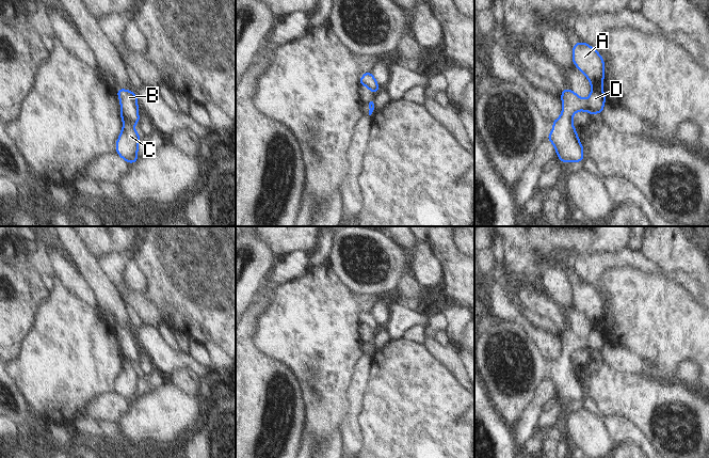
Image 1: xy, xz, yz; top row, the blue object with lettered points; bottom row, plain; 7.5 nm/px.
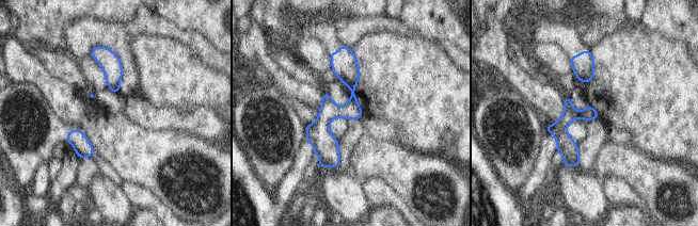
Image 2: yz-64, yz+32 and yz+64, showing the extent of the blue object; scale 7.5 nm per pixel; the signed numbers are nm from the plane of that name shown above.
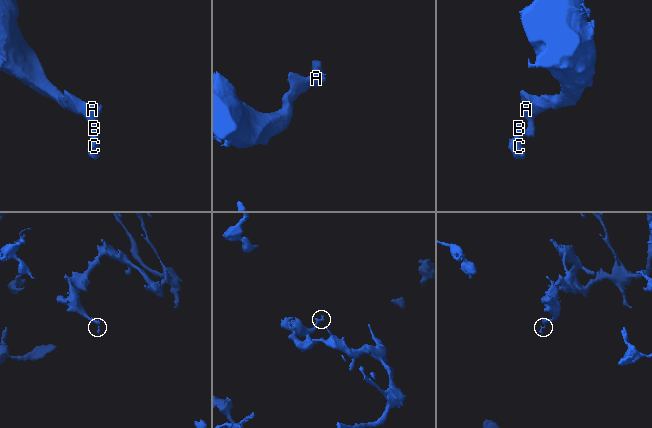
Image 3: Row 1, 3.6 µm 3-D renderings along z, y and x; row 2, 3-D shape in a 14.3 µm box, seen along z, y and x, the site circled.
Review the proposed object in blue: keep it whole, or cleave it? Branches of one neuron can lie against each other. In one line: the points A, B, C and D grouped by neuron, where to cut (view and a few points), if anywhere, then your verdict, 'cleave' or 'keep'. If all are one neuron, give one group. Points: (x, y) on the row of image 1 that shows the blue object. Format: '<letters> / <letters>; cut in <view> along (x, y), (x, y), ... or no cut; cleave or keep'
A B C D; no cut; keep

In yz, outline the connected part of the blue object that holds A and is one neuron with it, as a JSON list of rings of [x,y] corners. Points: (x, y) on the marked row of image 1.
[[[580,42],[574,45],[573,61],[589,79],[592,91],[586,100],[569,89],[561,91],[563,111],[558,120],[550,121],[554,126],[547,140],[552,142],[559,159],[564,163],[583,161],[583,147],[573,126],[573,114],[581,110],[591,115],[601,114],[606,100],[602,91],[605,62],[601,56],[590,45]]]

